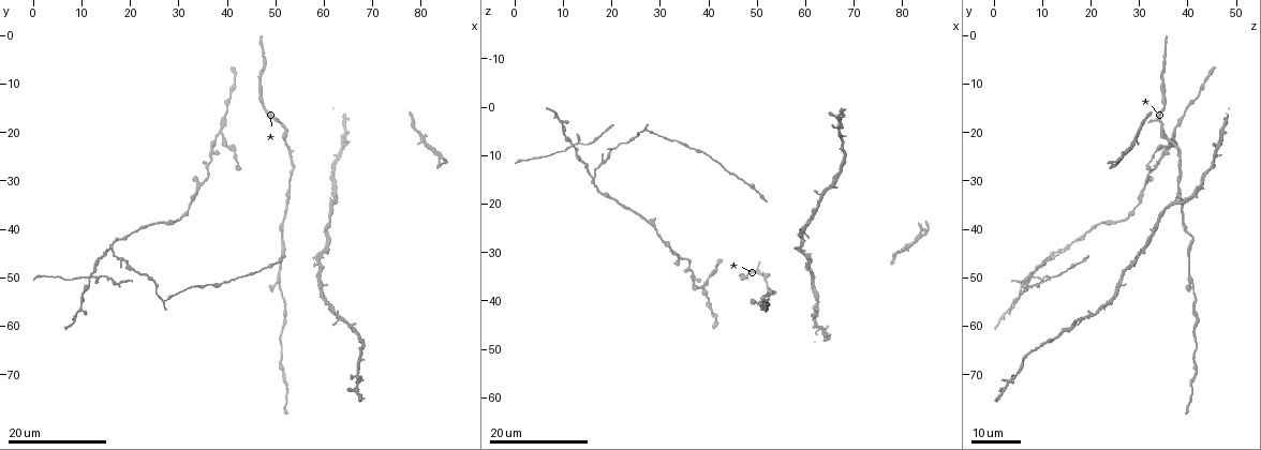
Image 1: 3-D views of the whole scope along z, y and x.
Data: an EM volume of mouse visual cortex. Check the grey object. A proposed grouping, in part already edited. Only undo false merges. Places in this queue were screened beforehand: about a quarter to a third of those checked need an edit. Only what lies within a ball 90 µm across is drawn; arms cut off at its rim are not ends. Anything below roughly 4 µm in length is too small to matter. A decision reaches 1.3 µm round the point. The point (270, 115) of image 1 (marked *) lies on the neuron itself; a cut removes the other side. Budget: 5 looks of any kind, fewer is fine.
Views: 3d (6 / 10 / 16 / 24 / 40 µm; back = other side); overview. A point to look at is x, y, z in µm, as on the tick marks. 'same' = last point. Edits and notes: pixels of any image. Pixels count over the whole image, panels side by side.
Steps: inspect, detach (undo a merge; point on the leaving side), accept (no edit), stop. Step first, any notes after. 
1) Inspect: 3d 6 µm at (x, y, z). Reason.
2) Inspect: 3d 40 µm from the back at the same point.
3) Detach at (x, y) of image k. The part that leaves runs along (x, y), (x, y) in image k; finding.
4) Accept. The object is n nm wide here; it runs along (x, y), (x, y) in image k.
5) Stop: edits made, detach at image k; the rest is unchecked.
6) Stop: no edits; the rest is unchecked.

Inspect: 3d 24 µm at (39.0, 20.5, 37.0). Side arm on a straight run.

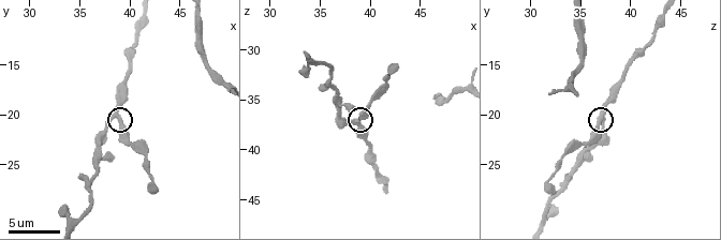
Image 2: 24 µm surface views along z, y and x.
Inspect: 3d 6 µm at (38.4, 20.0, 37.2).

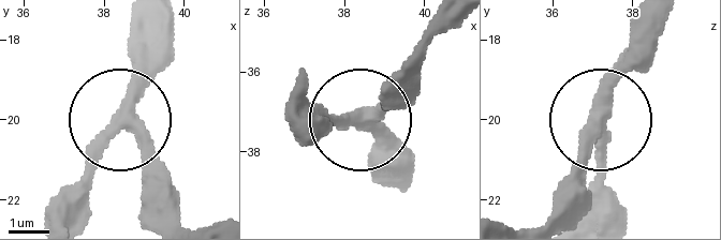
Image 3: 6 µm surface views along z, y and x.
Accept. The object is 320 nm wide here; continuous, no second neuron.

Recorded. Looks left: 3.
Inspect: 3d 16 µm at (51.5, 41.5, 41.0). Thick turns thin.

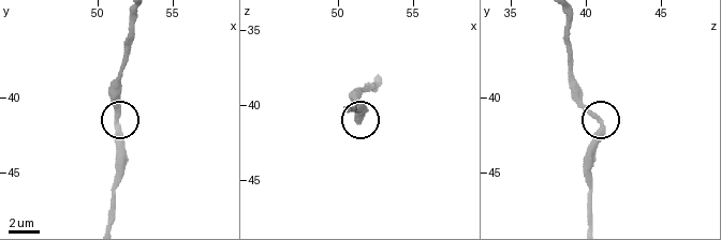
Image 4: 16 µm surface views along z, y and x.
Inspect: 3d 6 µm at (51.4, 41.8, 41.0). Closer look.

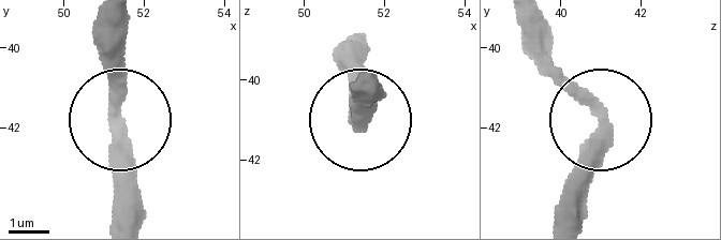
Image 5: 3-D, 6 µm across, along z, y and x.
Inspect: 3d 6 µm from the back at (51.25, 41.75, 41.00). Other side.

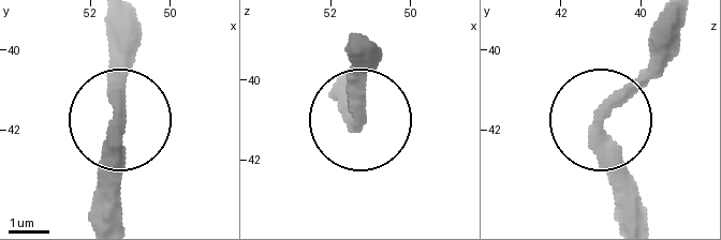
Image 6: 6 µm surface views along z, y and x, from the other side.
Accept. It runs along (106, 27), (117, 218) in image 6; continuous, no second neuron.

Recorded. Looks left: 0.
Stop: no edits; the rest is unchecked.

